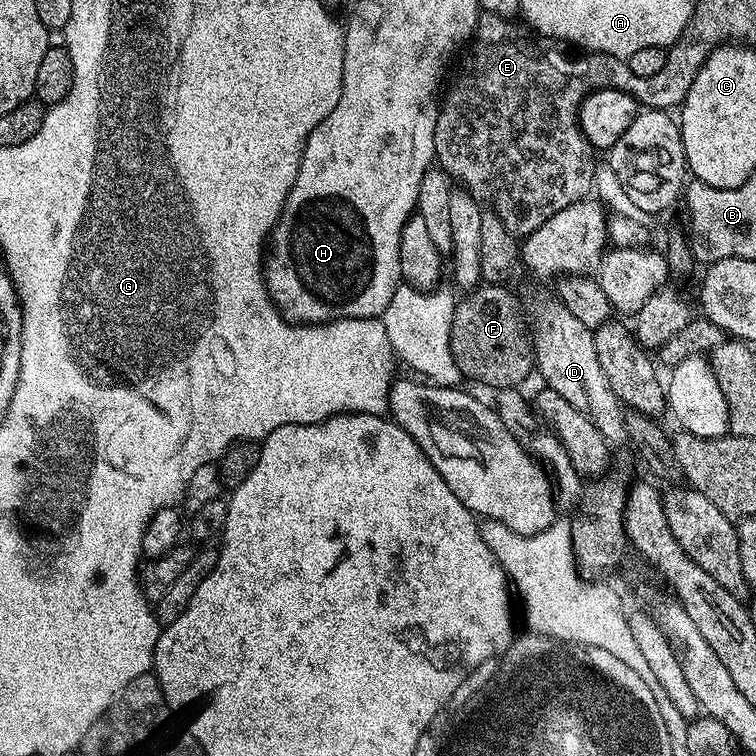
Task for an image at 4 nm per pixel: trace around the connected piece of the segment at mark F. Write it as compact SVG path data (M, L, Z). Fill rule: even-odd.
M481 283L479 286L471 289L467 293L468 296L465 300L461 299L456 305L454 310L454 318L452 319L452 325L450 326L450 350L454 354L454 362L458 366L461 377L467 378L468 376L472 380L477 380L480 384L485 384L488 388L496 388L495 390L503 390L506 388L519 389L520 383L527 378L528 375L533 375L534 372L534 349L532 347L532 337L530 335L529 325L526 323L526 316L520 313L520 304L516 301L514 293L508 289L503 283Z

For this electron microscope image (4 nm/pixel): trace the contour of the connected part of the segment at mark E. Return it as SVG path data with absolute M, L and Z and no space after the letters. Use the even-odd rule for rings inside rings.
M481 11L479 18L477 18L476 30L472 33L467 48L468 53L465 54L464 61L461 62L460 69L457 70L456 77L453 78L452 85L449 86L448 93L444 96L444 101L442 101L442 96L437 107L434 130L436 162L445 173L452 177L453 181L471 193L478 202L491 202L490 206L493 212L499 216L505 228L512 235L523 238L536 230L538 226L542 226L542 223L548 221L554 214L558 214L559 210L564 210L566 206L585 199L593 191L596 150L585 139L580 128L580 104L587 93L601 88L604 80L612 80L612 68L604 68L604 64L600 64L600 60L608 60L610 54L577 50L575 47L565 44L563 40L540 35L539 32L529 28L527 23L521 22L519 19L490 14L486 11Z

